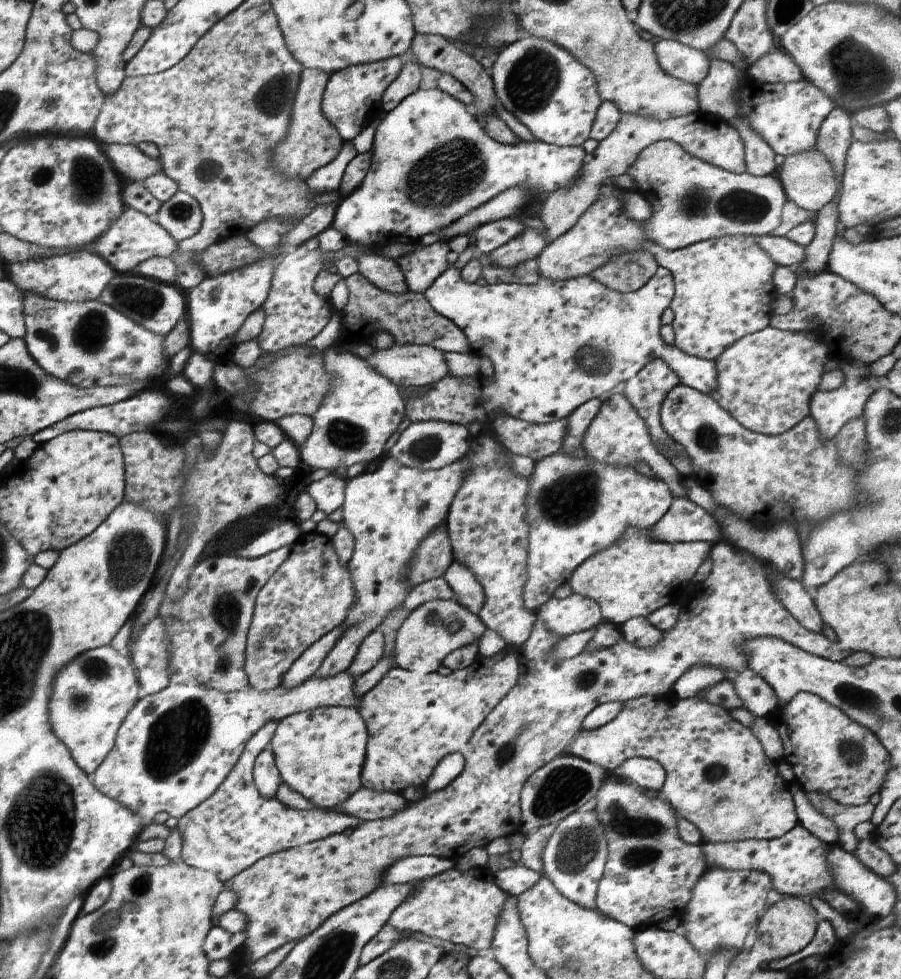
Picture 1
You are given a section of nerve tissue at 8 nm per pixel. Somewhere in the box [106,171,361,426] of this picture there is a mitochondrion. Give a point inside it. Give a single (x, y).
(180, 212)

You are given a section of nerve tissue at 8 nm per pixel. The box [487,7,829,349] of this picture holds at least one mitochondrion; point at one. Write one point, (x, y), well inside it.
(534, 79)

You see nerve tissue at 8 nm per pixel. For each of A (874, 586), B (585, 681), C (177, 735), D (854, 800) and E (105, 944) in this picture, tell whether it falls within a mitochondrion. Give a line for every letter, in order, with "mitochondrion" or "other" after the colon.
A: mitochondrion
B: mitochondrion
C: mitochondrion
D: other
E: mitochondrion

